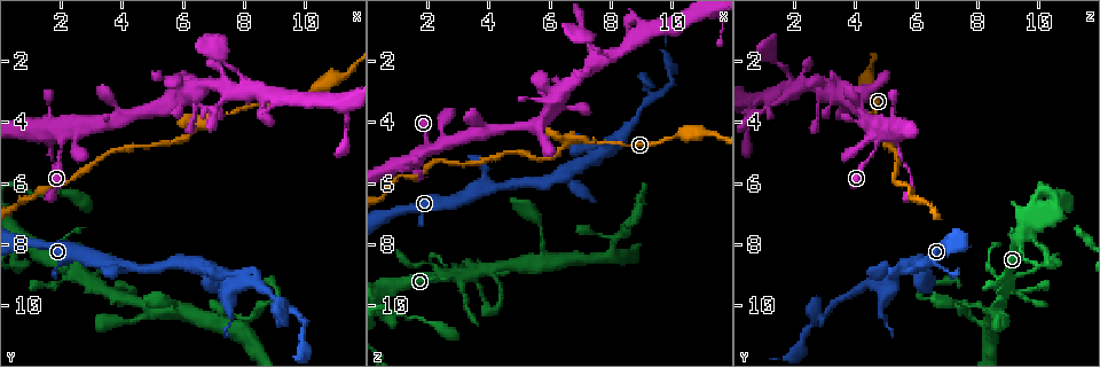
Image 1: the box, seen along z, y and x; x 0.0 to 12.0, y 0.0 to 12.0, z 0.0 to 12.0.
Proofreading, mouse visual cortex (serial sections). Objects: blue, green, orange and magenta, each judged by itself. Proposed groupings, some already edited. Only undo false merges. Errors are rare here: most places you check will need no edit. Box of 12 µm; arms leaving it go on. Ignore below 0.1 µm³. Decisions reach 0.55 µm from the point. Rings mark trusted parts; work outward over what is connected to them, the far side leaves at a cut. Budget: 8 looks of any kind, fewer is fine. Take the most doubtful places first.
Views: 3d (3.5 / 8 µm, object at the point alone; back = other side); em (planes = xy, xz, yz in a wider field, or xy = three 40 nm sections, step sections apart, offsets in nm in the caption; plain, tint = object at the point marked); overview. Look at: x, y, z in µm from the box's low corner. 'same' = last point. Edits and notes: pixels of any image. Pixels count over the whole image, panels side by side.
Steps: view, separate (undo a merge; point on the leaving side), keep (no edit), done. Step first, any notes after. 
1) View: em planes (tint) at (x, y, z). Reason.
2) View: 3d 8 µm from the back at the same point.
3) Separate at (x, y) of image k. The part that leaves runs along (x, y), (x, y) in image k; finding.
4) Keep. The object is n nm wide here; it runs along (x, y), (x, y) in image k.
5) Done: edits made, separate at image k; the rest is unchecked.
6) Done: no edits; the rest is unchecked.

View: 3d 8 µm at (8.3, 10.3, 7.7). A narrow waist.

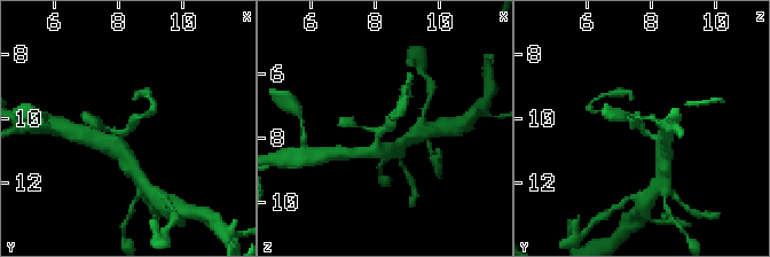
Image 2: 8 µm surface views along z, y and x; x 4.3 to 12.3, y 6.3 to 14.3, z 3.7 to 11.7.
View: em planes (tint) at (8.4, 10.3, 7.6). Shape alone is not enough.

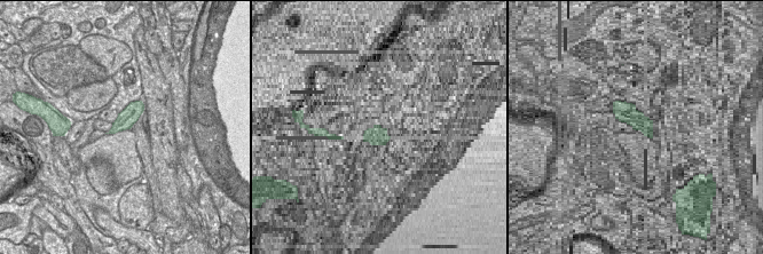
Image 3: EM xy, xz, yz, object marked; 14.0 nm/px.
Keep. It runs along (371, 152), (378, 134), (402, 103) in image 2; all the same cell.

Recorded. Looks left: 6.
View: 3d 3.5 µm at (8.1, 9.2, 4.6). Thick turns thin.

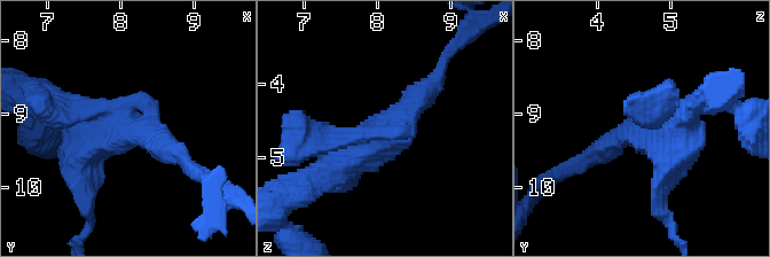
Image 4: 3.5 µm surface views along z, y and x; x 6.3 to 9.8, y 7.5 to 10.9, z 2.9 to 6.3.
View: em planes (tint) at (8.15, 9.25, 4.60).

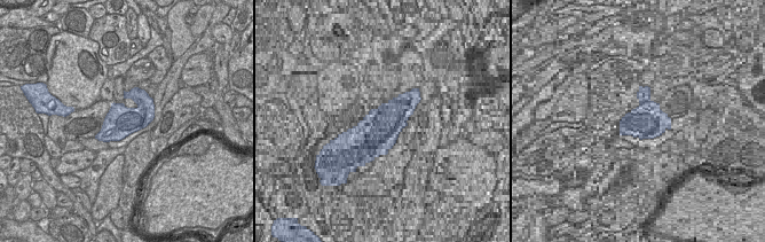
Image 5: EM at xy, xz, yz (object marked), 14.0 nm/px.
Keep. Continuous, no second cell.

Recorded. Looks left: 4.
View: 3d 8 µm at (9.4, 10.2, 3.2). Sharp bend.

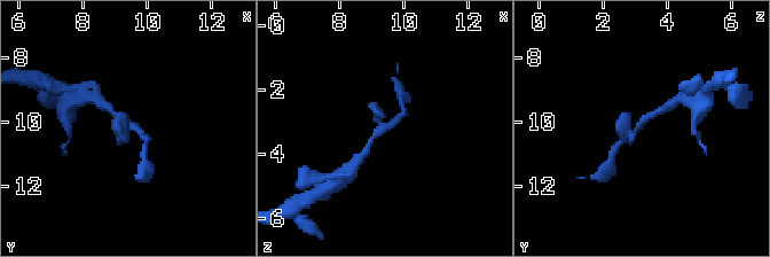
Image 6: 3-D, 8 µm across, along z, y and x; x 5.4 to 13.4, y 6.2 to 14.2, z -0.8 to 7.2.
View: 3d 3.5 µm at (9.4, 10.2, 3.2). Zoom in.

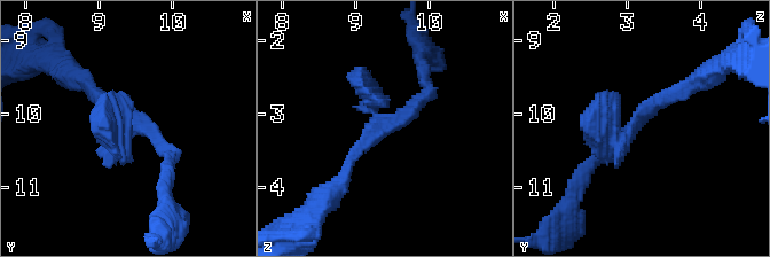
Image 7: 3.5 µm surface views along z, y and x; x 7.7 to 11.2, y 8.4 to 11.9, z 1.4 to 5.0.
View: em xy step 2 (tint) at (9.40, 10.10, 3.15).

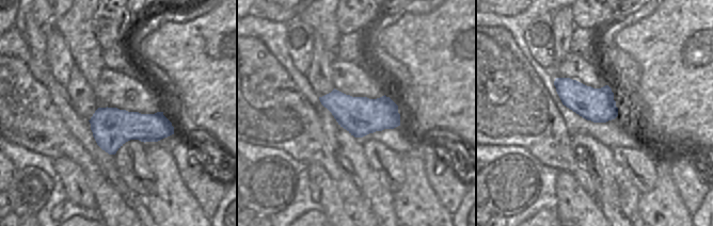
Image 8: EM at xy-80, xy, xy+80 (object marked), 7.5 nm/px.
Keep. It runs along (345, 177), (352, 153), (415, 109), (425, 83) in image 7; one cell here.

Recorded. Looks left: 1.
Done: no edits; the rest is unchecked.

